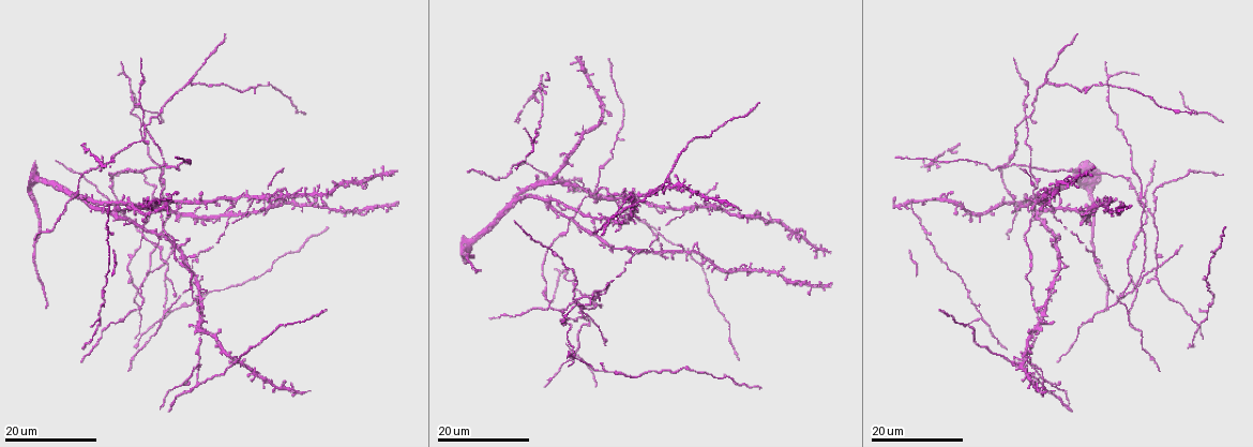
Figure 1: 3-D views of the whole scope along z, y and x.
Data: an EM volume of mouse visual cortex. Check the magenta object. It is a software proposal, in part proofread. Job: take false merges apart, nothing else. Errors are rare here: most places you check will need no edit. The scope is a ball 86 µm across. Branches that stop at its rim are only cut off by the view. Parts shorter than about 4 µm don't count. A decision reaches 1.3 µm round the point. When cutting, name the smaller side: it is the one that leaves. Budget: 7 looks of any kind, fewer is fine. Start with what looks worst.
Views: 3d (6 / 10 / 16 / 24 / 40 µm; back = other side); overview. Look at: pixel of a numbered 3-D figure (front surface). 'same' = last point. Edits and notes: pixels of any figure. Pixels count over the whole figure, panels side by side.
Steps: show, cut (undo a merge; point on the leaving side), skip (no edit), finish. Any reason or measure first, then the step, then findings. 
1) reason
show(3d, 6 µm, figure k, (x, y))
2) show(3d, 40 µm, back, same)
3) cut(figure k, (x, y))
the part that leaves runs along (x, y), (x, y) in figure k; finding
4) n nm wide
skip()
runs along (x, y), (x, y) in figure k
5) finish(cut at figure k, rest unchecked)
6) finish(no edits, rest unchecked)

three-way junction
show(3d, 24 µm, figure 1, (1142, 278))

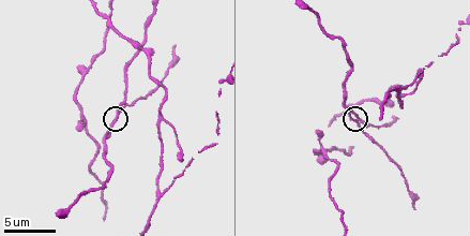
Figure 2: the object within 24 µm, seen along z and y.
closer look
show(3d, 10 µm, figure 2, (355, 121))

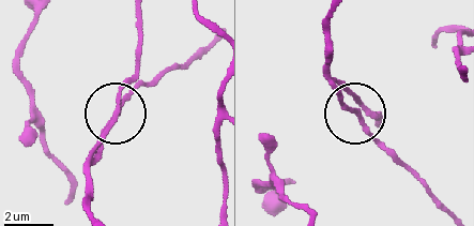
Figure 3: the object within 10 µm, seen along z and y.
3 arms
skip()
all the same neuron

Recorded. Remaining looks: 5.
four-way junction
show(3d, 24 µm, figure 1, (192, 84))

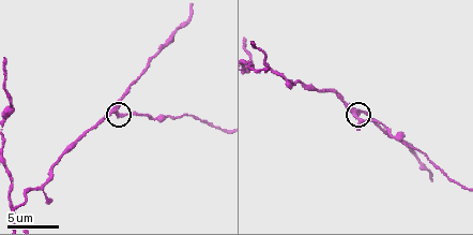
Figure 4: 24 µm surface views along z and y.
zoom in
show(3d, 10 µm, figure 4, (355, 115))

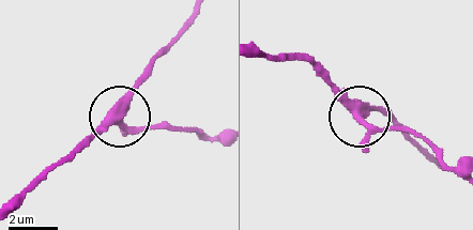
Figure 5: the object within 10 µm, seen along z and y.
340 nm wide
skip()
runs along (257, 49), (300, 57), (361, 117), (390, 110) in figure 5; continuous, no second neuron

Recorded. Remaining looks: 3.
looks like a crossing
show(3d, 24 µm, figure 1, (1030, 167))

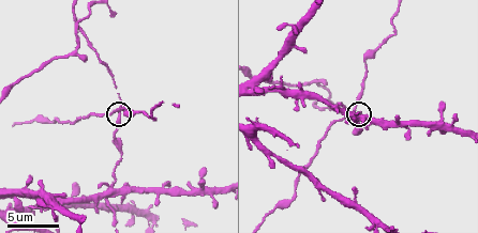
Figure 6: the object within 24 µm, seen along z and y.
show(3d, 6 µm, same)

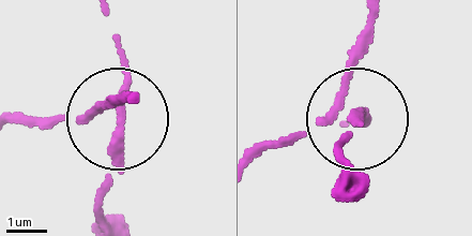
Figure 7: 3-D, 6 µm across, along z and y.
from behind
show(3d, 6 µm, back, same)

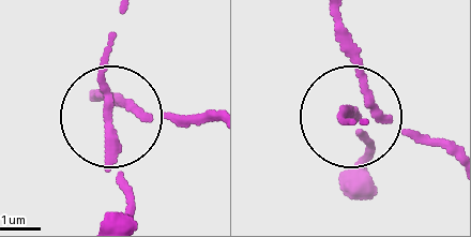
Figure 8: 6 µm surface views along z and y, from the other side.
side arm 80 µm
skip()
runs along (451, 149), (348, 108), (359, 119) in figure 8; all the same neuron

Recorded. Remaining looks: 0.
finish(no edits, rest unchecked)

